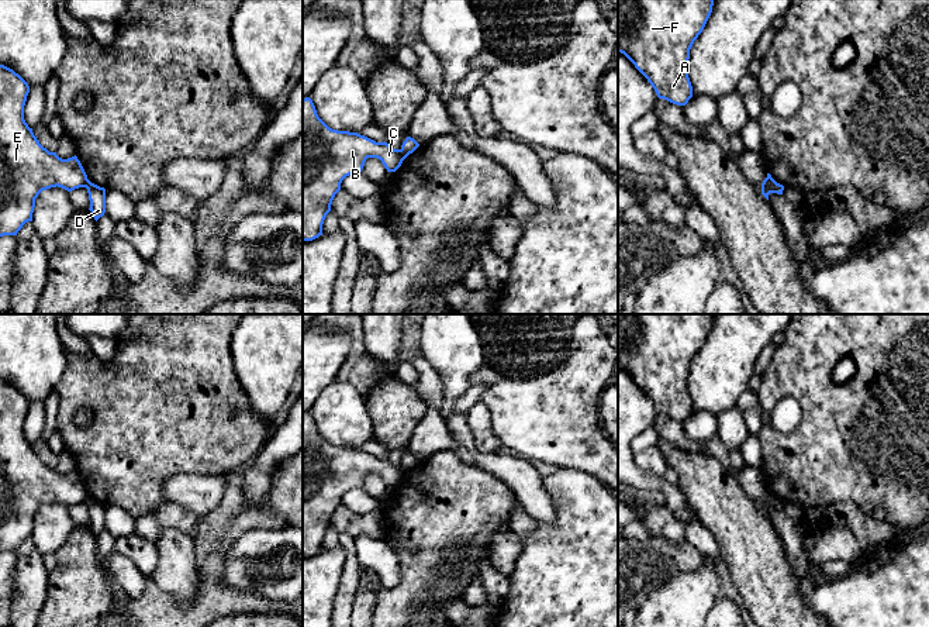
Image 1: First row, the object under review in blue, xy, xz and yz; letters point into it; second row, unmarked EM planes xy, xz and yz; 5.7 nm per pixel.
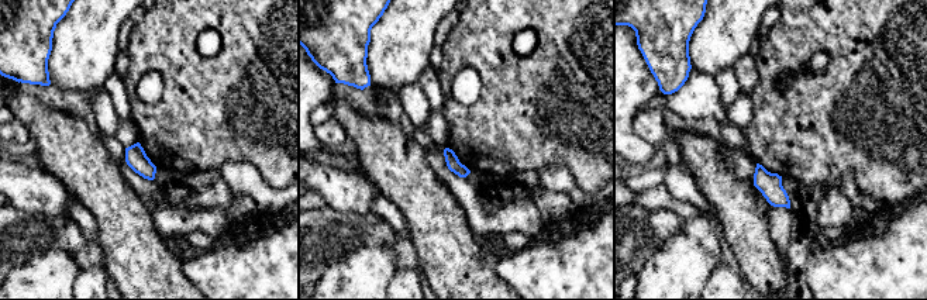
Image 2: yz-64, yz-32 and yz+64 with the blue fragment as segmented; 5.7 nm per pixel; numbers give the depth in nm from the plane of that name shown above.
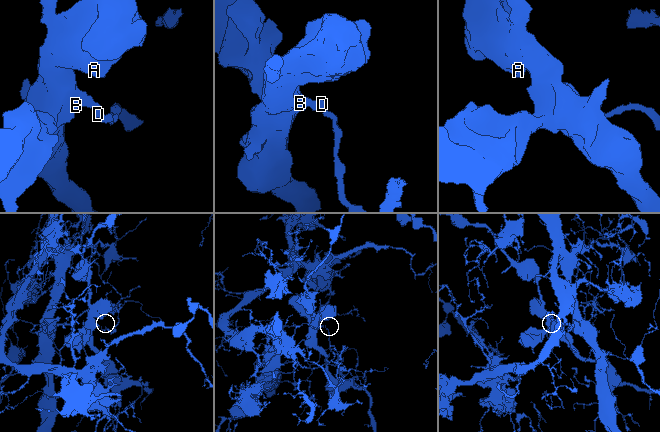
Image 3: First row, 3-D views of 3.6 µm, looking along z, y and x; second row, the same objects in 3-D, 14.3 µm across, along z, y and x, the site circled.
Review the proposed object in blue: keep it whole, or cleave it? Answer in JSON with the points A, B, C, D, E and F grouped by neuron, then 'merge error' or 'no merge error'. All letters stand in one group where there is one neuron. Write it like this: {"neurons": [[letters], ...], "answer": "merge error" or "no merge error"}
{"neurons": [["A", "B", "C", "E", "F"], ["D"]], "answer": "merge error"}

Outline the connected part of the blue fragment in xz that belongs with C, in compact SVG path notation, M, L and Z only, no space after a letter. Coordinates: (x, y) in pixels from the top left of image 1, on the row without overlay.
M310 413L303 414L303 557L312 557L322 551L322 540L331 527L335 510L342 496L362 488L367 473L381 476L387 488L396 488L404 473L401 465L387 458L376 458L365 451L329 444L317 430Z

